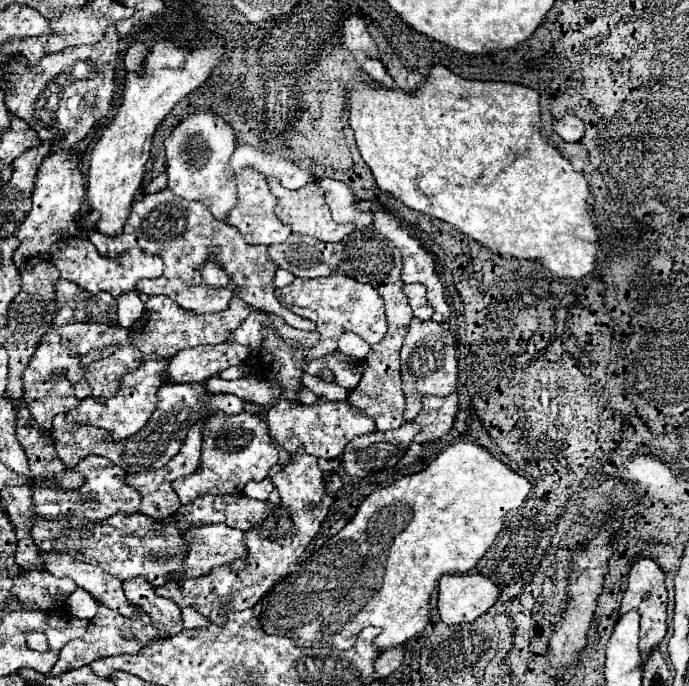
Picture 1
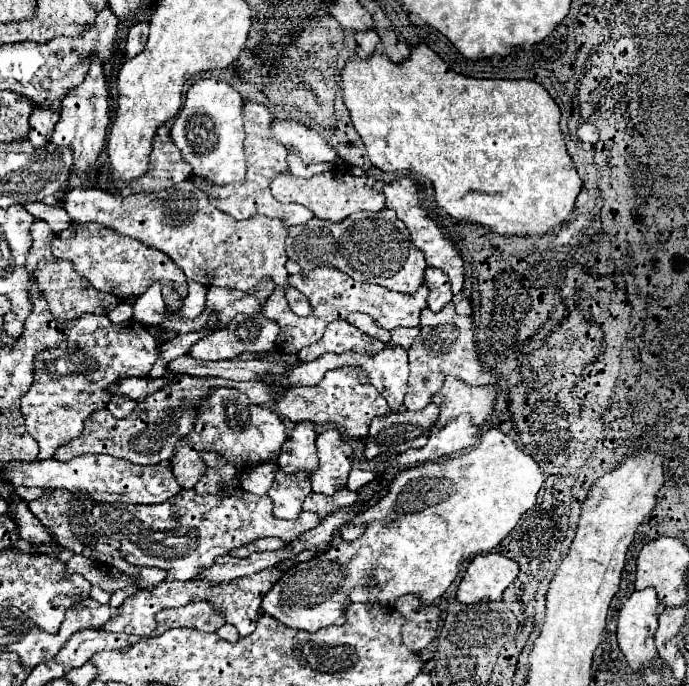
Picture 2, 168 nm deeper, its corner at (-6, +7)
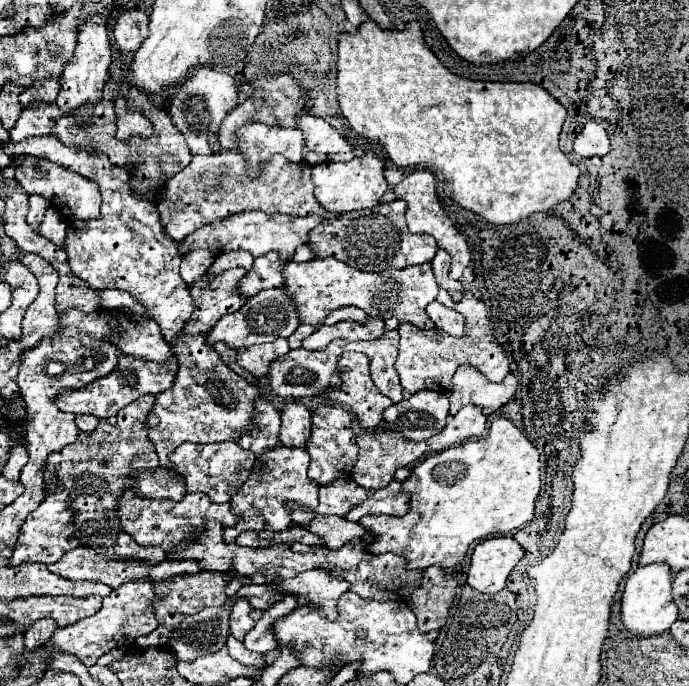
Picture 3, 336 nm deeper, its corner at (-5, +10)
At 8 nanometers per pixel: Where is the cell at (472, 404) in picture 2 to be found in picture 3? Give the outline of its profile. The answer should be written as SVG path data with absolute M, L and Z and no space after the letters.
M463 366L455 372L451 386L445 390L451 402L449 414L457 414L465 404L475 404L483 408L485 416L489 416L507 404L513 398L515 390L517 378L513 374L507 374L503 382L493 384L471 366Z

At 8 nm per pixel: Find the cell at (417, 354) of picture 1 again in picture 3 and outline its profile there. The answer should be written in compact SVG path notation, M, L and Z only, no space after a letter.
M463 290L463 300L455 304L455 310L465 316L465 338L463 336L455 338L439 328L419 330L409 322L399 324L401 340L399 340L399 356L395 368L405 392L415 394L419 390L445 390L455 370L463 364L471 364L473 368L477 368L481 374L485 374L485 378L489 378L489 382L501 382L509 372L515 370L509 354L493 338L485 302L475 298L473 292Z

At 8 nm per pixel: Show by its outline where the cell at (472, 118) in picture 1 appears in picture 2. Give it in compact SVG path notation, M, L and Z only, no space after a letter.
M420 43L412 49L412 55L408 59L404 59L402 63L392 63L382 51L376 51L364 59L362 57L348 59L348 63L342 69L342 99L350 111L356 131L362 137L362 143L366 147L366 153L368 153L368 159L372 161L372 165L382 171L410 171L418 179L432 181L434 191L436 191L436 203L458 221L472 221L472 223L478 223L478 225L486 227L488 231L494 231L500 235L544 235L544 233L552 231L554 227L562 225L574 209L576 197L582 189L582 181L574 169L574 163L564 145L564 135L558 127L560 107L548 95L548 91L536 81L464 77L464 75L458 75L452 69L448 69L448 65L428 45Z

